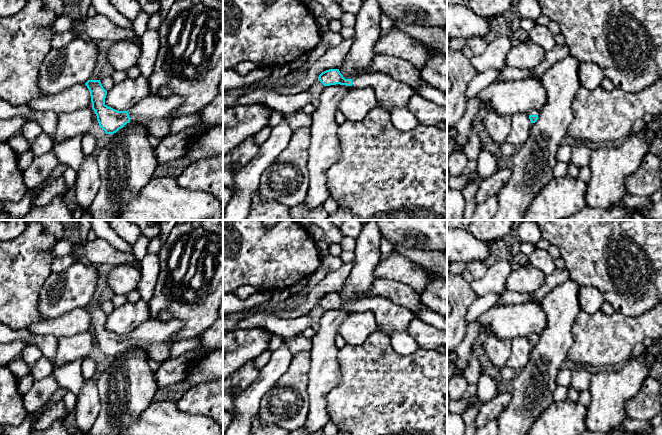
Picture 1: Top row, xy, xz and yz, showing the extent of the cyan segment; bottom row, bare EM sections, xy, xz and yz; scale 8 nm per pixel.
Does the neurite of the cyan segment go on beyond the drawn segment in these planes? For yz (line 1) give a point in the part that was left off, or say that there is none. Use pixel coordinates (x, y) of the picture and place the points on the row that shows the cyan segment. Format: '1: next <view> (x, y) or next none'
1: next yz (533, 112)

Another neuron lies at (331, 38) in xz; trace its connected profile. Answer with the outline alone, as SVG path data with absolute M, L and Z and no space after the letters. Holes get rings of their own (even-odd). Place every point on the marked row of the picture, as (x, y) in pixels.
M327 31L323 35L321 35L321 40L323 40L329 48L332 48L343 41L343 37L341 32Z

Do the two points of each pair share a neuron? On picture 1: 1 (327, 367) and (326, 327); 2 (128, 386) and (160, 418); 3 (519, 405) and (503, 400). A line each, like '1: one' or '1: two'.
1: one
2: two
3: two

